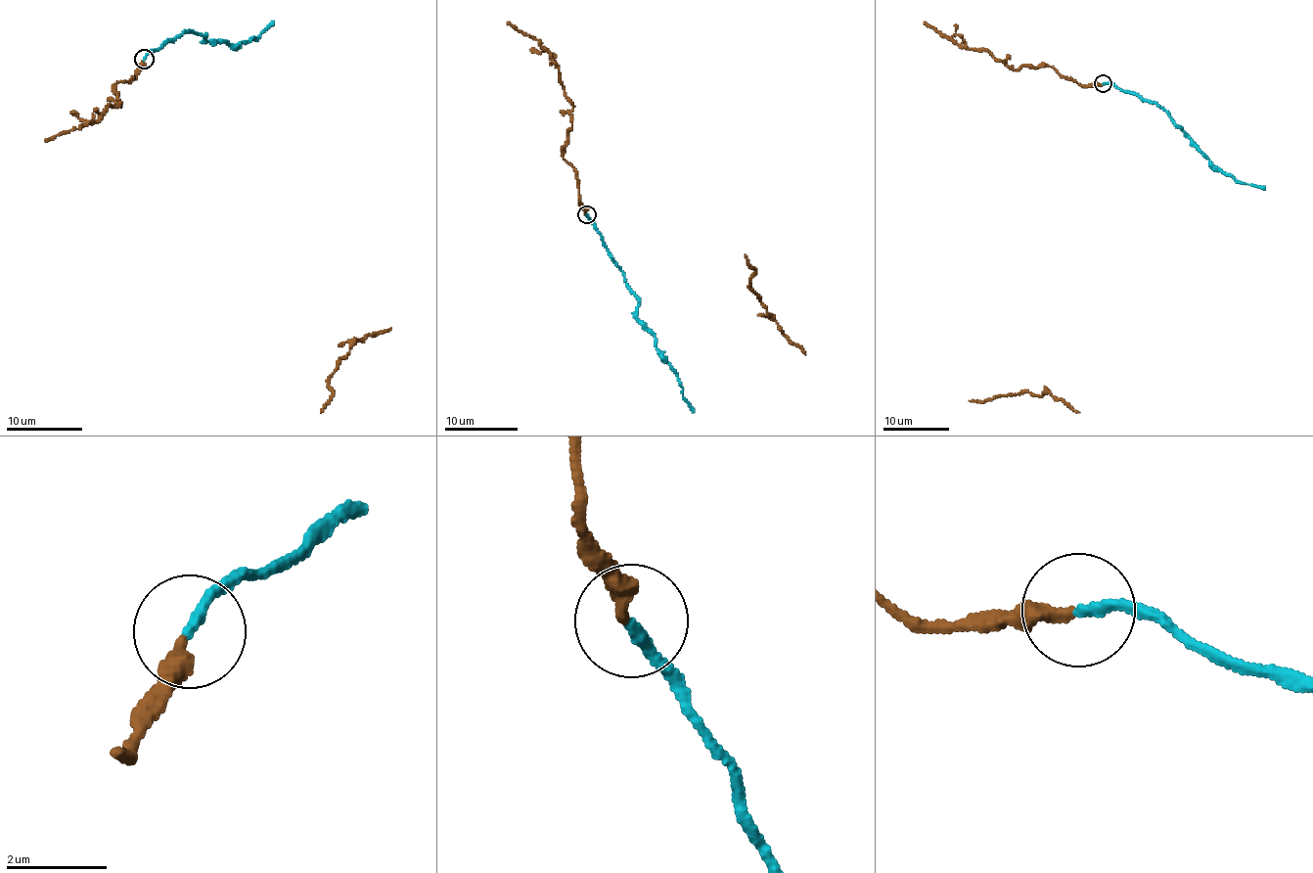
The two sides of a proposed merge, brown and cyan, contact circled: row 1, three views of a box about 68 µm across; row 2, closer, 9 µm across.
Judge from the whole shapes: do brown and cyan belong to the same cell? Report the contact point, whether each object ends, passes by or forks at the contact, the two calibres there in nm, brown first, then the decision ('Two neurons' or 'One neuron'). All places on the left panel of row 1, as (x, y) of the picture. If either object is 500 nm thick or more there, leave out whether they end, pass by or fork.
Place: (144, 59). At the ring brown ends. At the ring cyan ends. Thickness 280 nm (brown) against 240 nm. Two neurons

